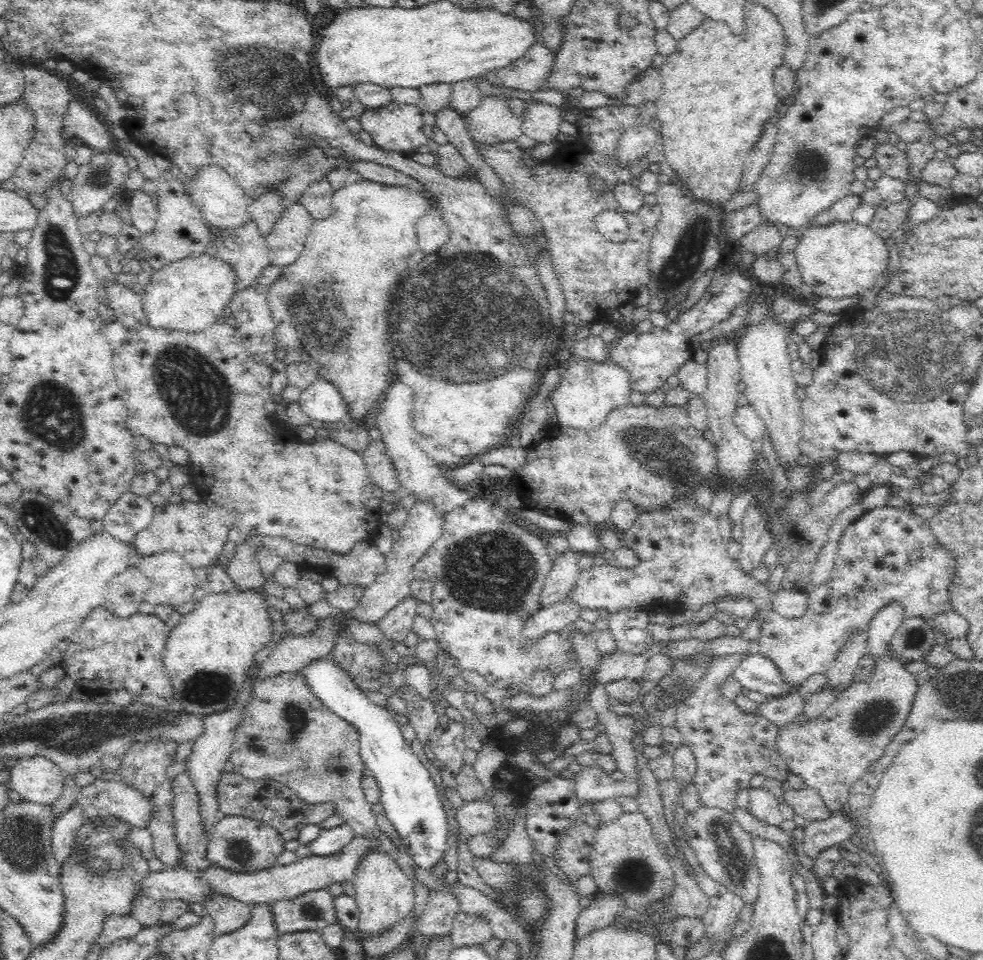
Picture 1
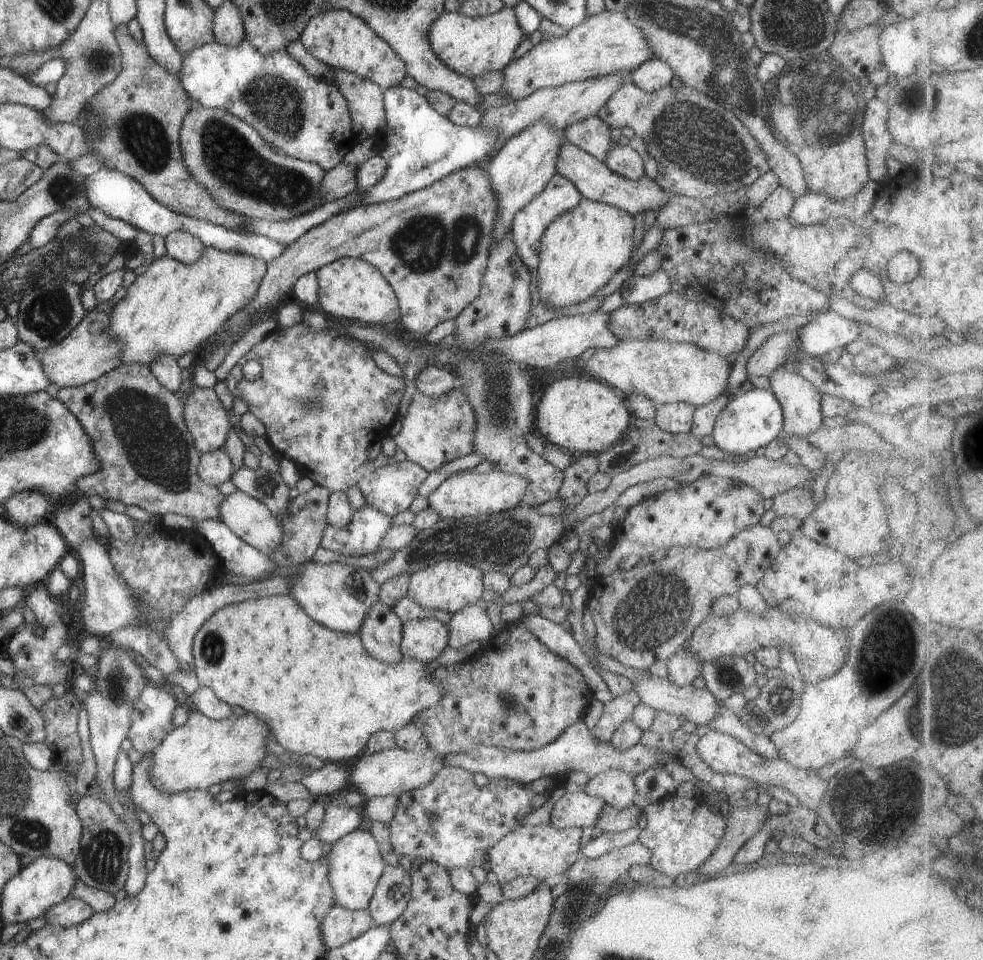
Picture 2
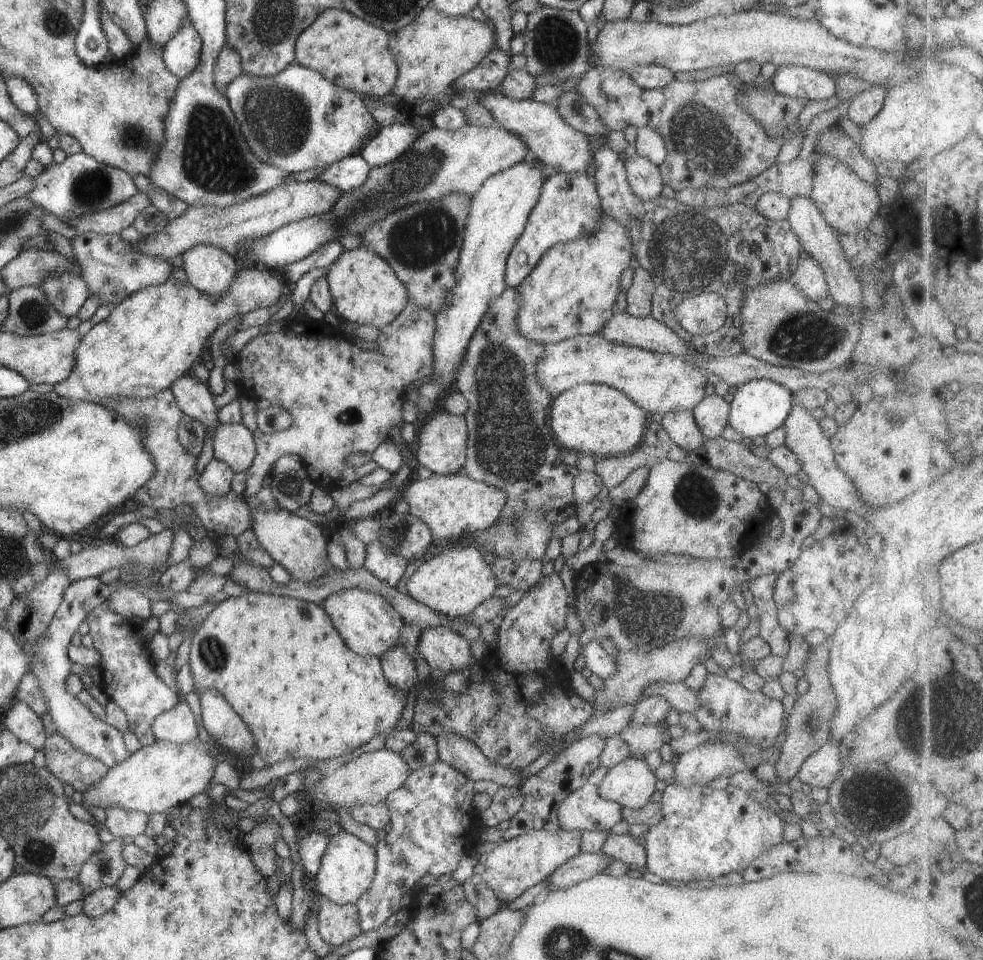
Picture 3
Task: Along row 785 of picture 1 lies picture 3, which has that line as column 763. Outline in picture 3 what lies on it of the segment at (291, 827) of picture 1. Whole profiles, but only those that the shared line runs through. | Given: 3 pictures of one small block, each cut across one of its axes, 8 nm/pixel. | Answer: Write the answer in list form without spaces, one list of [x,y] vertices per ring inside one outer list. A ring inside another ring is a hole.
[[[607,135],[594,136],[589,140],[593,157],[596,162],[594,179],[598,189],[598,196],[602,200],[603,212],[628,226],[630,240],[632,240],[632,254],[646,272],[654,279],[654,296],[651,300],[651,317],[671,328],[688,346],[703,355],[710,357],[729,357],[744,353],[742,344],[742,302],[749,288],[764,286],[774,280],[791,280],[794,268],[798,266],[798,260],[802,256],[802,248],[798,236],[792,230],[788,219],[774,221],[762,216],[755,207],[742,203],[734,203],[714,208],[694,208],[682,204],[676,199],[667,199],[663,196],[642,200],[634,194],[634,190],[628,184],[625,171],[625,161],[620,159],[618,153],[607,145]],[[702,293],[716,293],[726,299],[726,322],[710,334],[694,335],[682,328],[676,318],[678,303],[690,298],[700,296]]]

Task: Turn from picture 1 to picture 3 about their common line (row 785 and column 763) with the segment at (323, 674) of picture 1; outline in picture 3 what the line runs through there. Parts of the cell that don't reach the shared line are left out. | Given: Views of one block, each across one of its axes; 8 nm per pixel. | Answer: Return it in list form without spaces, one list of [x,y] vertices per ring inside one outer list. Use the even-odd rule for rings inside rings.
[[[765,378],[749,380],[737,388],[737,392],[730,403],[728,424],[743,438],[754,439],[757,436],[766,436],[779,426],[784,425],[786,418],[790,416],[794,402],[794,393],[780,384],[770,382]]]

